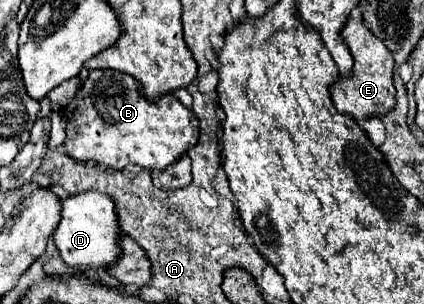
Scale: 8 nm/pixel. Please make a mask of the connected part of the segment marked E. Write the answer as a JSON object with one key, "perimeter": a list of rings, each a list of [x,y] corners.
{"perimeter":[[[349,19],[341,31],[341,37],[345,39],[355,65],[353,75],[349,79],[339,79],[331,87],[331,97],[335,103],[335,109],[339,113],[351,115],[357,123],[369,117],[383,117],[389,111],[395,109],[395,81],[393,81],[393,55],[387,51],[381,39],[371,35],[363,21]]]}

